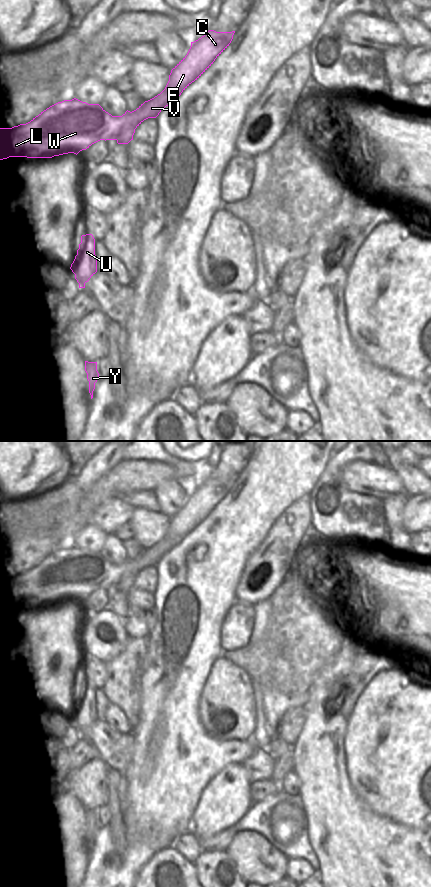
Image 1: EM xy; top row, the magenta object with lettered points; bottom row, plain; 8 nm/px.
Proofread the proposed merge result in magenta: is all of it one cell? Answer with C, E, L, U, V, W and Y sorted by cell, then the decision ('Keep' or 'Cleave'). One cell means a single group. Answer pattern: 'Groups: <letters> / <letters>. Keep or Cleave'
Groups: C E L V W / U Y. Cleave

